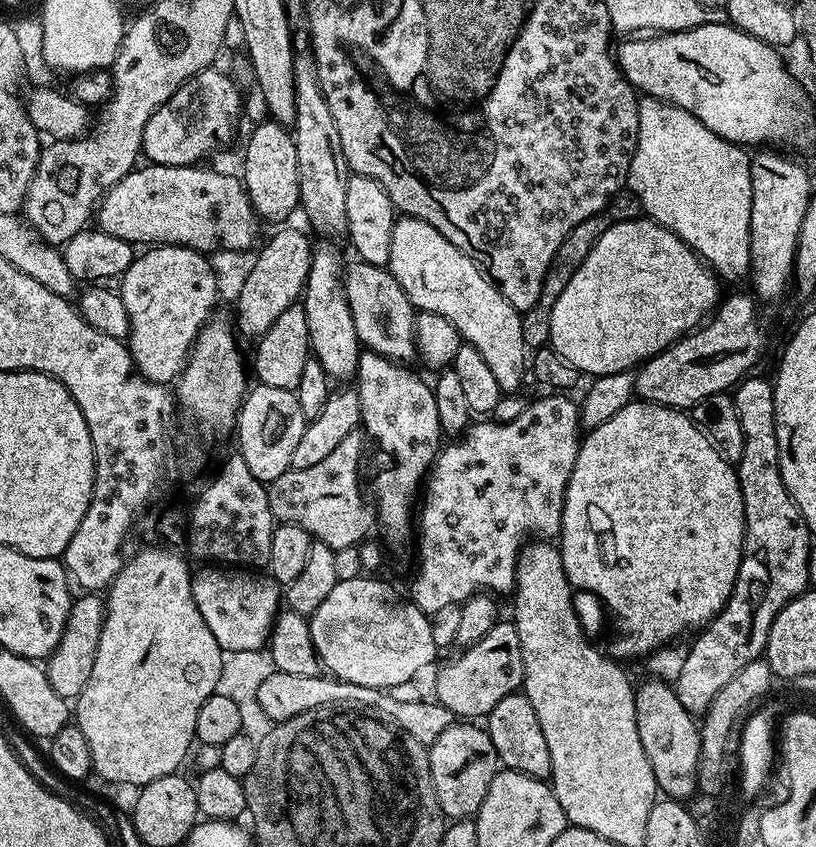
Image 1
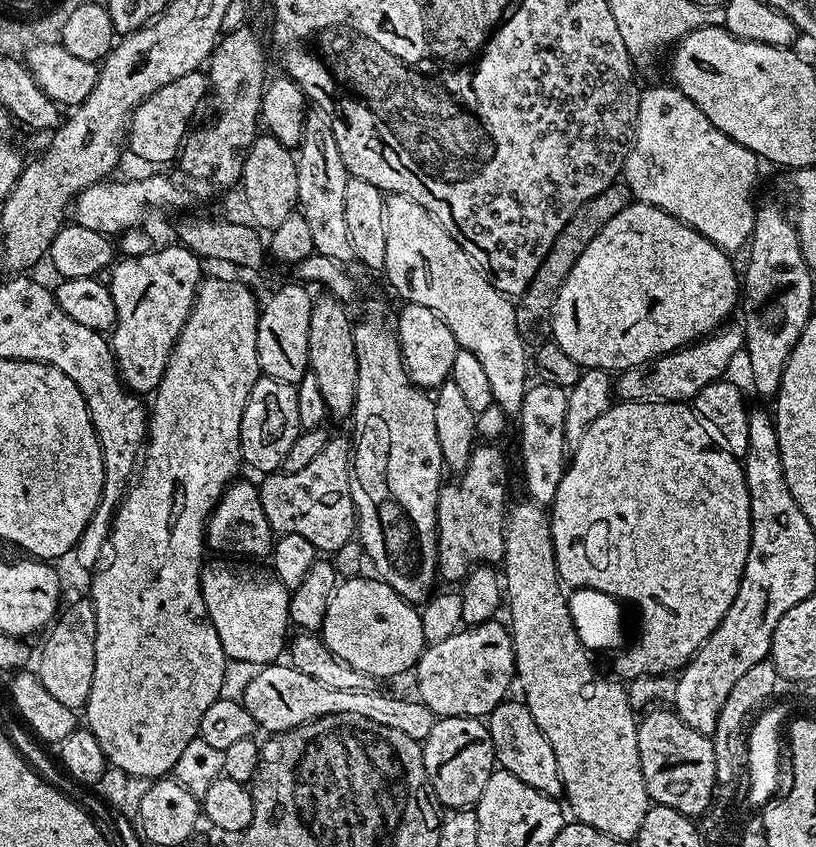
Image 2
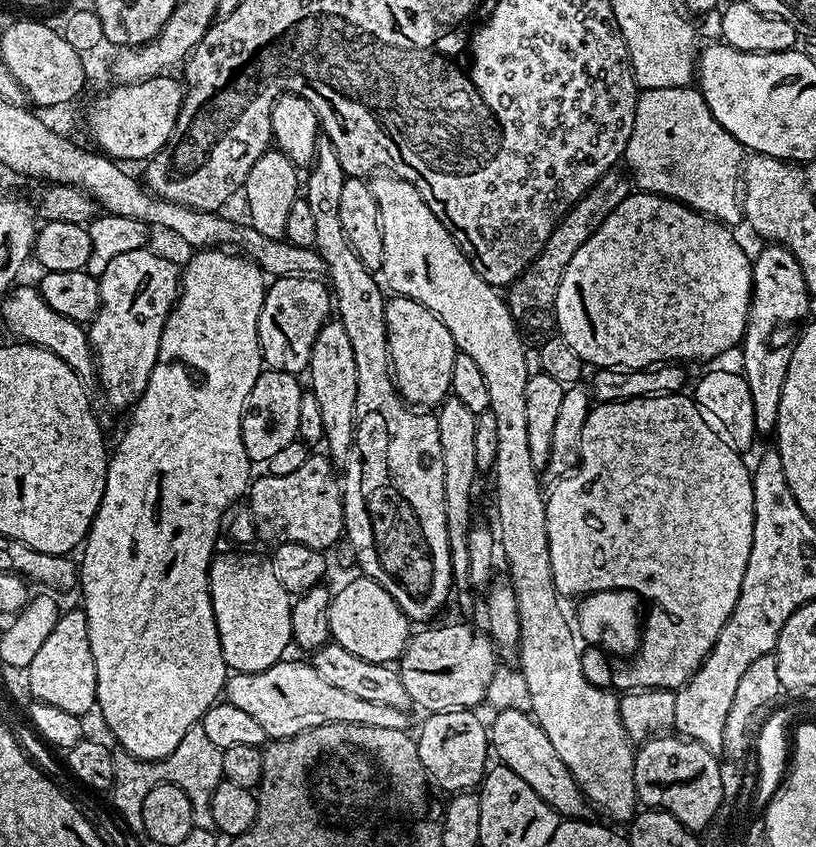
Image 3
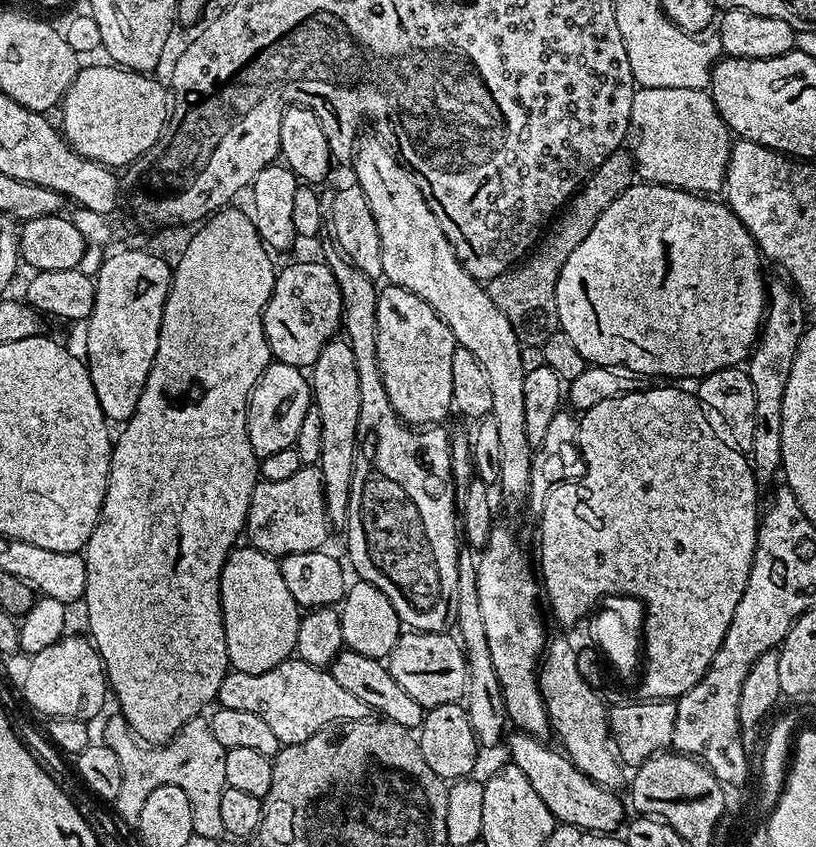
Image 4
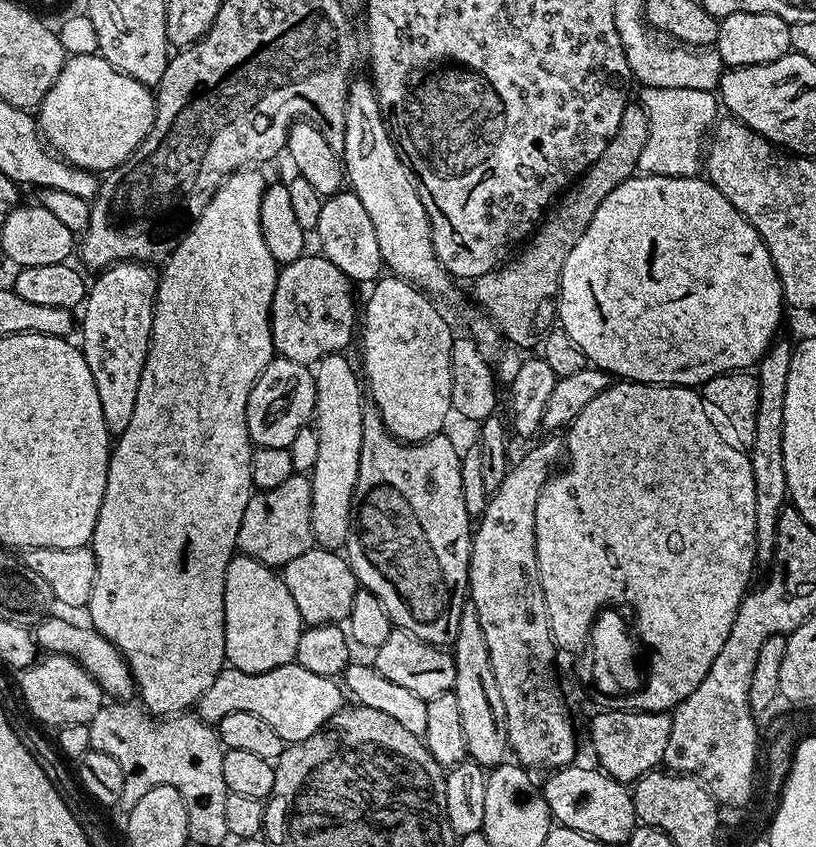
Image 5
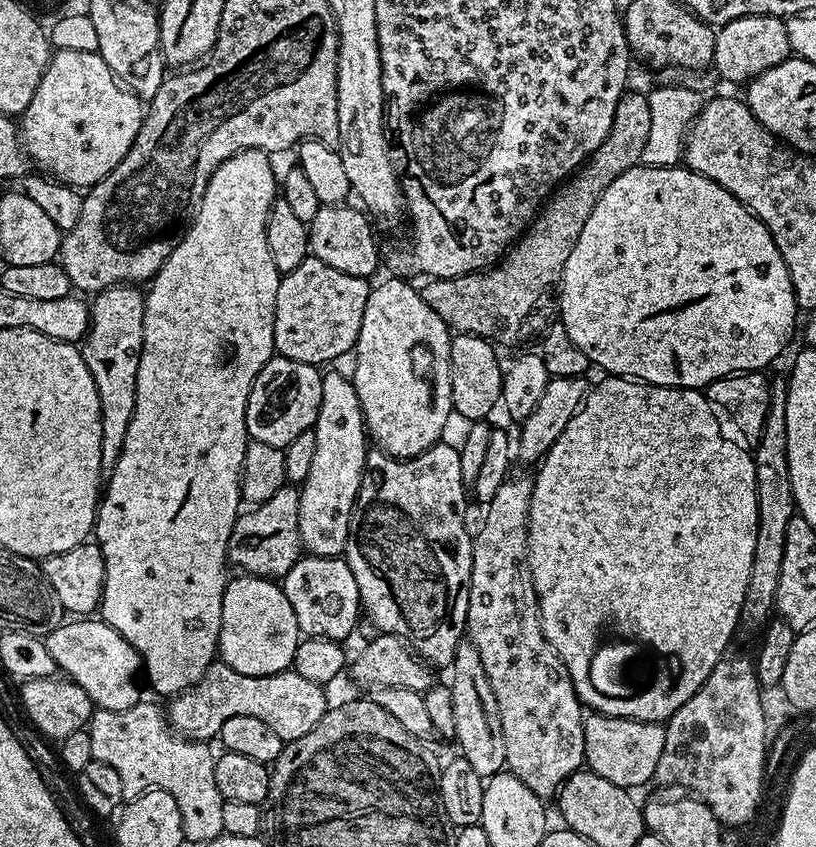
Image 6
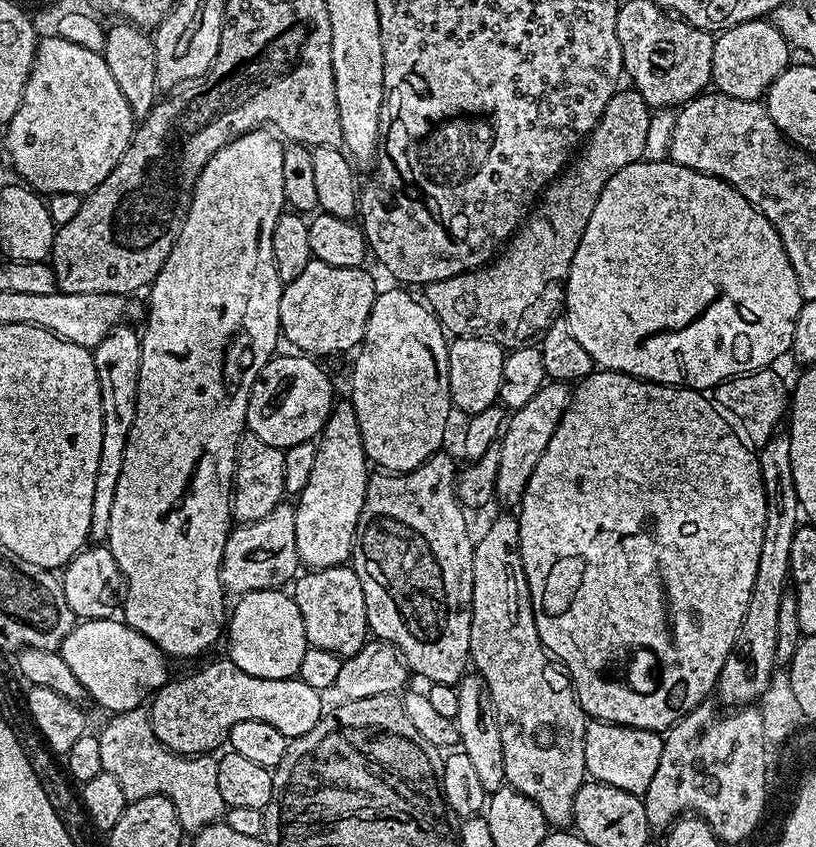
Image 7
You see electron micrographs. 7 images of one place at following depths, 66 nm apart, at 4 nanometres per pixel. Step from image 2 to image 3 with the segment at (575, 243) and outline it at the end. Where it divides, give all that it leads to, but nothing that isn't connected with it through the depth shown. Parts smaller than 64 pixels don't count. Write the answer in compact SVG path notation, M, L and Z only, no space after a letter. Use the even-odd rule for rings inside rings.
M607 172L602 174L602 178L598 178L598 182L594 182L587 194L577 204L573 204L572 209L556 223L556 229L552 231L550 238L546 240L546 246L533 260L532 265L507 289L508 309L521 333L533 332L534 335L543 337L556 328L558 286L562 282L562 274L566 274L566 266L570 266L570 258L578 254L582 245L600 229L602 222L606 222L606 218L610 218L610 214L614 214L614 210L630 194L629 177L621 172Z

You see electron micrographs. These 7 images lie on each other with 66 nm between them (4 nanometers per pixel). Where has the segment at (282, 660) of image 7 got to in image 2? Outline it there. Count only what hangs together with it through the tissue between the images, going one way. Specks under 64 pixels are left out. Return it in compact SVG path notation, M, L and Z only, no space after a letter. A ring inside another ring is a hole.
M240 558L212 559L201 567L200 589L214 630L218 630L225 657L229 661L241 660L244 664L255 666L267 666L279 661L290 629L290 590L267 567L255 568L252 565L255 563Z

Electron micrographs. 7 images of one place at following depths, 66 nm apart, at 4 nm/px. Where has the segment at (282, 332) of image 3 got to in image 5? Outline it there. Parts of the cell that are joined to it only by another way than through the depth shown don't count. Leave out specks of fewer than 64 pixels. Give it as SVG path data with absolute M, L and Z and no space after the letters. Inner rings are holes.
M305 254L294 262L283 265L276 278L276 289L272 299L272 347L285 360L299 364L315 365L323 356L335 356L345 351L344 347L352 340L352 331L358 328L358 304L352 293L353 281L349 280L334 262L322 254Z

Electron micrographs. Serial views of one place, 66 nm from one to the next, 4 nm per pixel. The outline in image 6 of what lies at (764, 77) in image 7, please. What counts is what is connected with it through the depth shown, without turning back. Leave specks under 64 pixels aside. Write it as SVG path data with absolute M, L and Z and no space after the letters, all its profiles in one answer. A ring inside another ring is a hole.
M743 16L742 18L734 18L734 22L726 22L719 25L716 33L716 41L714 42L714 58L711 67L716 68L715 75L721 76L724 80L729 80L732 84L747 85L749 80L756 76L761 76L766 70L770 70L774 66L778 66L784 60L789 59L793 55L790 46L790 38L786 34L786 23L778 16Z

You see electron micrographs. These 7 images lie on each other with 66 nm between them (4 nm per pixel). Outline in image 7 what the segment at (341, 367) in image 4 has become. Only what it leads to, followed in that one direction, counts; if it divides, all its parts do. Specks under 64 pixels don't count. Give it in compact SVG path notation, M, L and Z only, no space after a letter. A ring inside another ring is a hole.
M333 403L332 413L318 437L316 449L318 459L314 461L310 482L306 482L306 490L300 492L294 504L294 542L298 546L300 563L308 570L347 565L352 555L358 514L362 514L370 475L370 461L364 455L362 434L358 430L358 418L352 403Z

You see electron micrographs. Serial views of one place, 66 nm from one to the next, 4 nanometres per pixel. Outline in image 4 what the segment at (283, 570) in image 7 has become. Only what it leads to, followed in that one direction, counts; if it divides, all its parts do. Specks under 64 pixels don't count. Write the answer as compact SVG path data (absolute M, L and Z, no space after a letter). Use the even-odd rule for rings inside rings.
M301 466L290 474L290 478L285 478L279 482L270 482L261 479L254 486L254 494L250 498L250 510L248 511L248 523L246 525L246 540L251 547L257 548L260 552L268 556L281 557L303 552L319 552L325 547L328 540L328 528L330 521L326 502L324 501L324 483L319 467Z

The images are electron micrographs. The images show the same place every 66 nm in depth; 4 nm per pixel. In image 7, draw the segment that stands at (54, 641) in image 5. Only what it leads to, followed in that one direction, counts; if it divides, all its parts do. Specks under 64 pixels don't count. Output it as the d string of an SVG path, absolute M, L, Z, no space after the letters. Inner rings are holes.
M118 618L79 621L73 630L64 638L58 649L63 661L81 682L85 693L107 713L132 711L141 707L156 690L168 683L168 658L156 644L150 642L140 631L134 630Z

